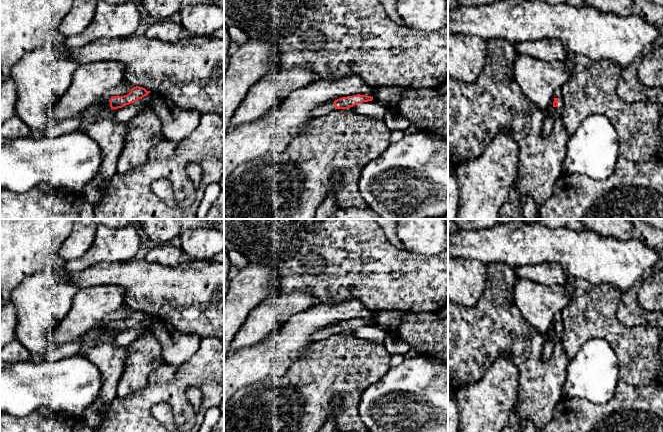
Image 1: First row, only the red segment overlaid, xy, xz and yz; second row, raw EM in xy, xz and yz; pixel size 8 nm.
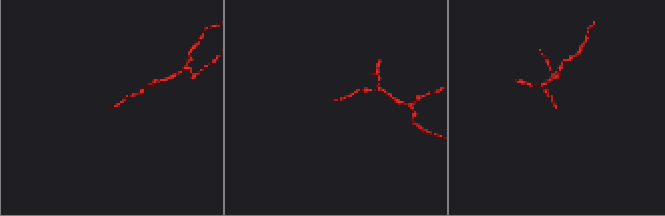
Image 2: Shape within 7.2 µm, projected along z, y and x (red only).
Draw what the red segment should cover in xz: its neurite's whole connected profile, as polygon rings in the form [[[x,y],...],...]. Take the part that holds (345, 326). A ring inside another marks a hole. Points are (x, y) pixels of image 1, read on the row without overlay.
[[[353,319],[339,322],[324,329],[318,330],[310,336],[312,342],[317,342],[335,333],[348,333],[362,326],[372,325],[373,321],[367,319]]]

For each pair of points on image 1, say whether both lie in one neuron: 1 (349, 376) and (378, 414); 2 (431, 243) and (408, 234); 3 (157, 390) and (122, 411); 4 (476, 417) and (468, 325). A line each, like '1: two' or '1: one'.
1: two
2: one
3: one
4: two

